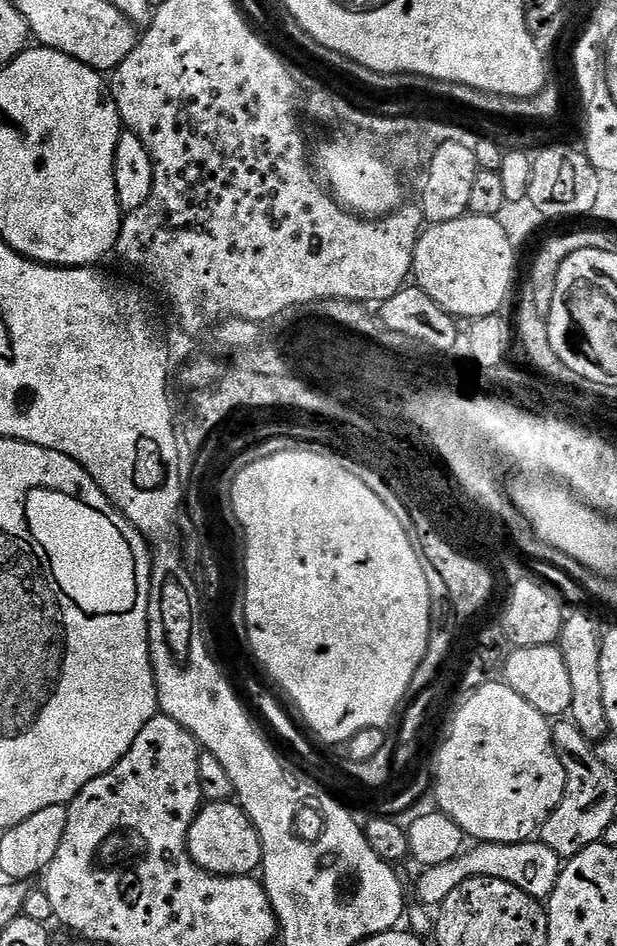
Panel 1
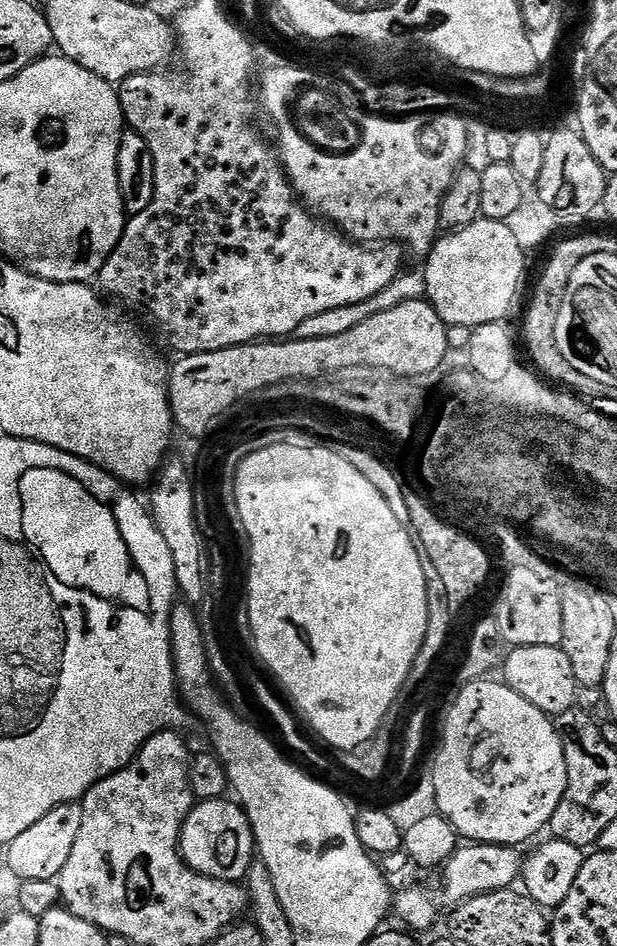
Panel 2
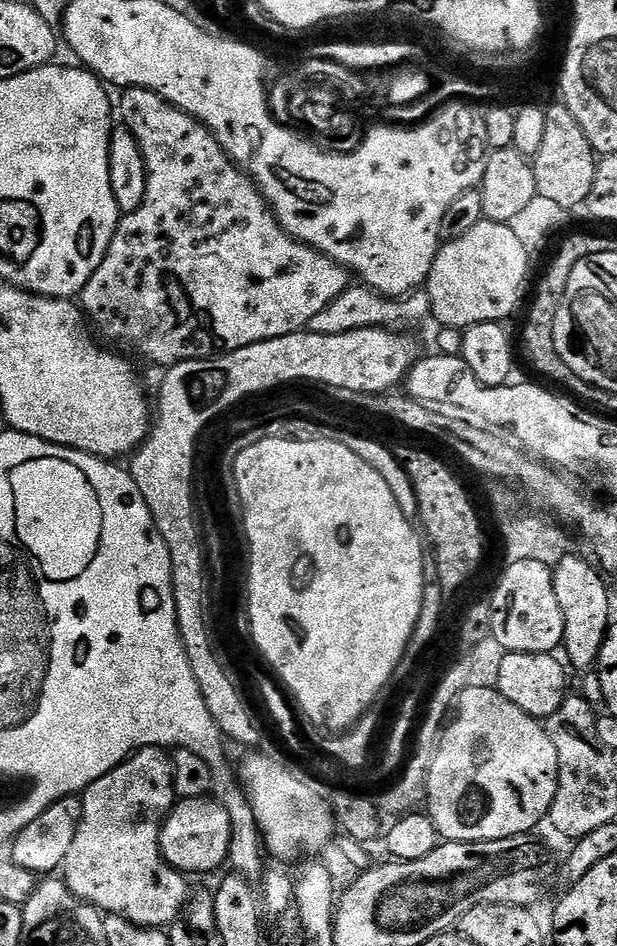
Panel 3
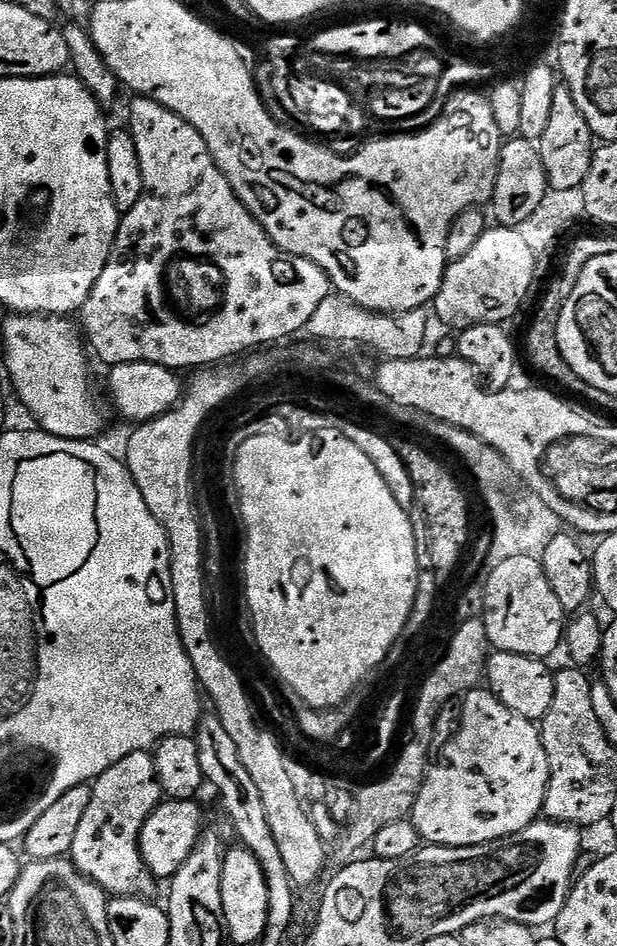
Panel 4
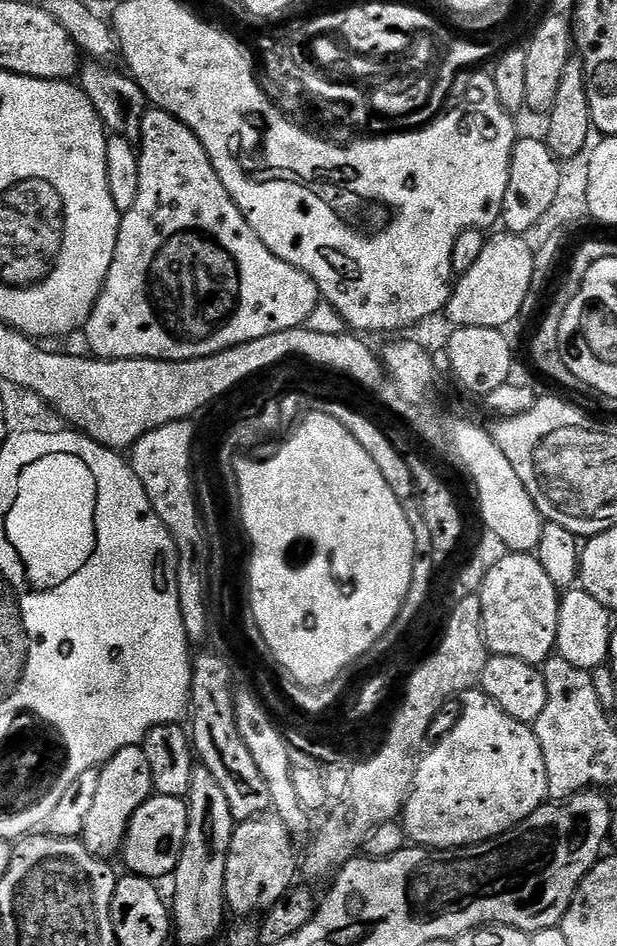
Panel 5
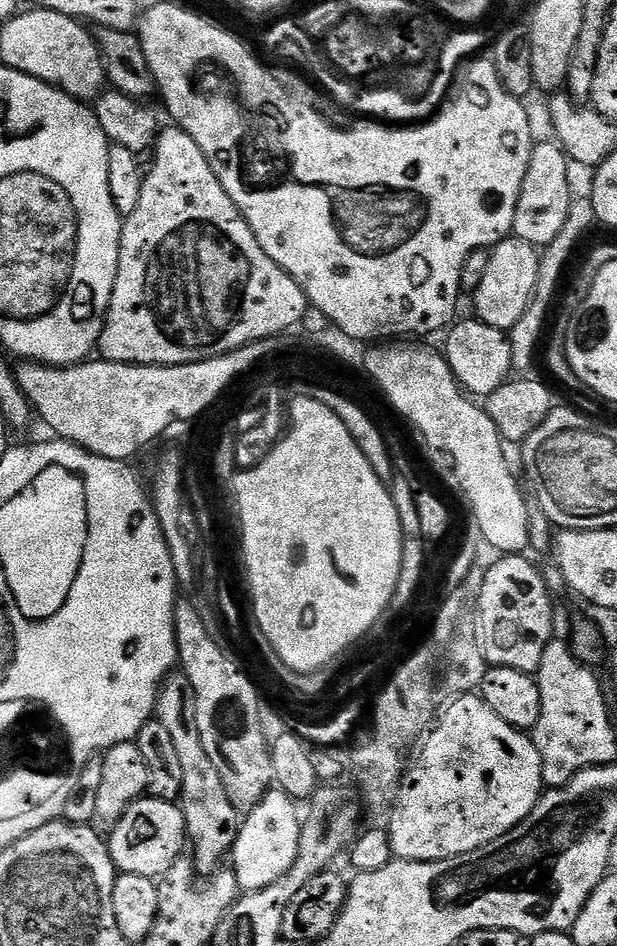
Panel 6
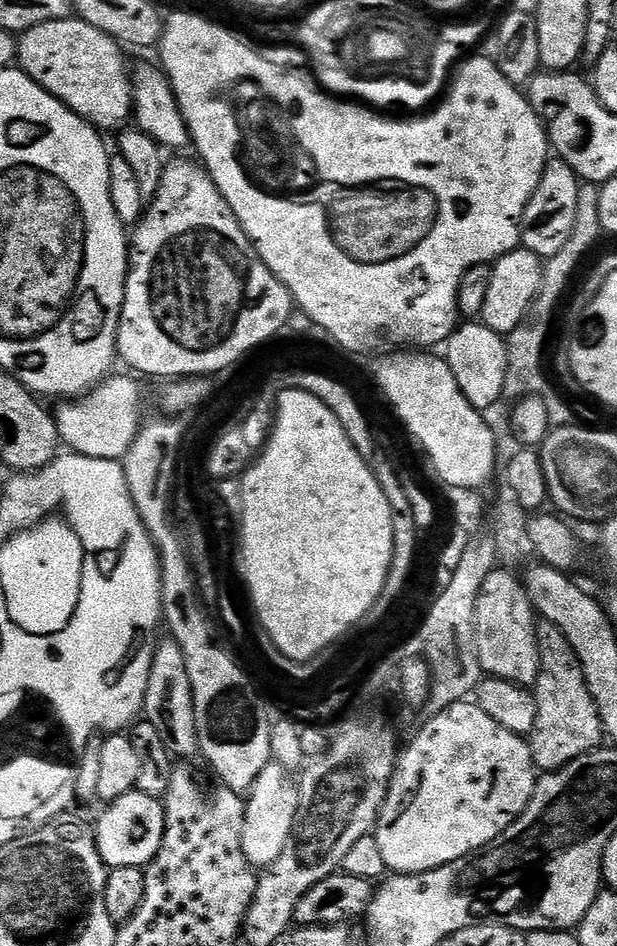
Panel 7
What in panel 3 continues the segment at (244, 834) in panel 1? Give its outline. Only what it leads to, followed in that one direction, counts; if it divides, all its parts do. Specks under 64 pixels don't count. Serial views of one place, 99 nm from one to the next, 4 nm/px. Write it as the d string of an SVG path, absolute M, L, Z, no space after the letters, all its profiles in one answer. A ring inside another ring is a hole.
M180 800L160 826L160 852L178 872L212 872L229 859L231 828L227 812L215 800Z

